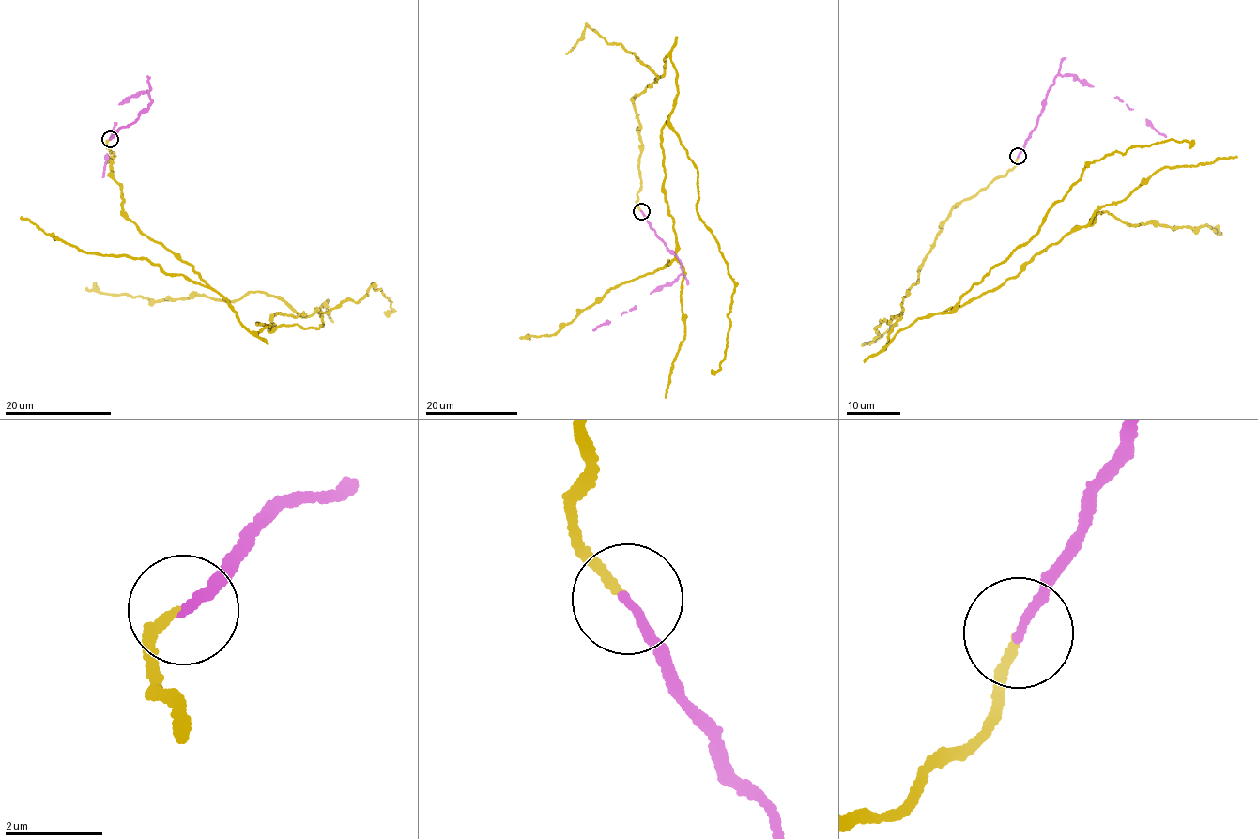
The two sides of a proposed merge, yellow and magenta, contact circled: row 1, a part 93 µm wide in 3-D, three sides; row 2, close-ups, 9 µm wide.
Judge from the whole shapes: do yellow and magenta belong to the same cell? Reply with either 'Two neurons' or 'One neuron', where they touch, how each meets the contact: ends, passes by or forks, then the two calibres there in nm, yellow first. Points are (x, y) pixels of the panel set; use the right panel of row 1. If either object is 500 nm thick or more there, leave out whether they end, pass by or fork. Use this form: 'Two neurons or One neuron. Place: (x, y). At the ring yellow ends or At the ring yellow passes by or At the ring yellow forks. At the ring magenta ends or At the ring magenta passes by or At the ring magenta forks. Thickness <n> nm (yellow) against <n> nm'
One neuron. Place: (1018, 156). At the ring yellow ends. At the ring magenta ends. Thickness 190 nm (yellow) against 190 nm

